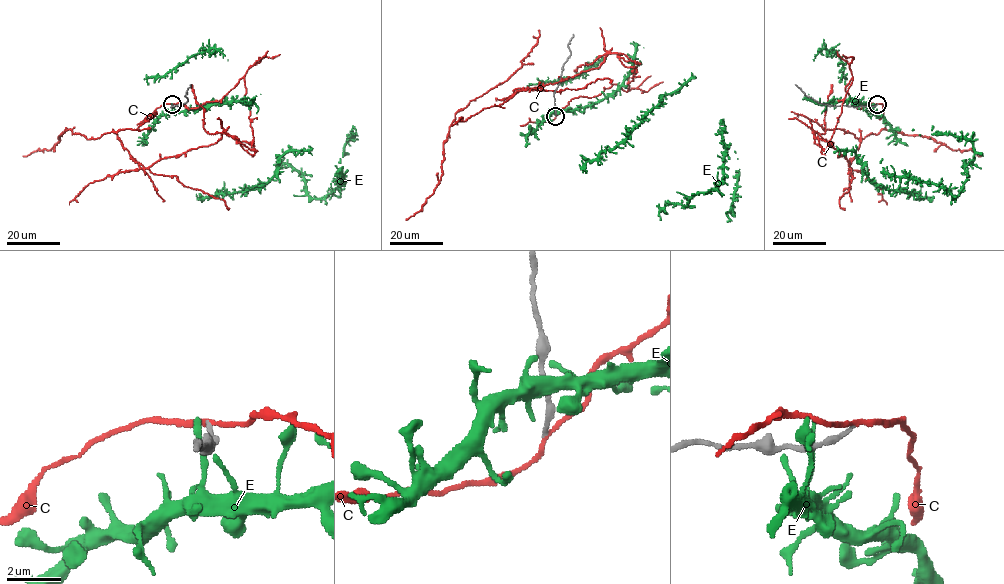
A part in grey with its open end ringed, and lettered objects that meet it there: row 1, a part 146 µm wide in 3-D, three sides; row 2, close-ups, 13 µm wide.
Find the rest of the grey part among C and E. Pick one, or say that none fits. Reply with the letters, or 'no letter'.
no letter

